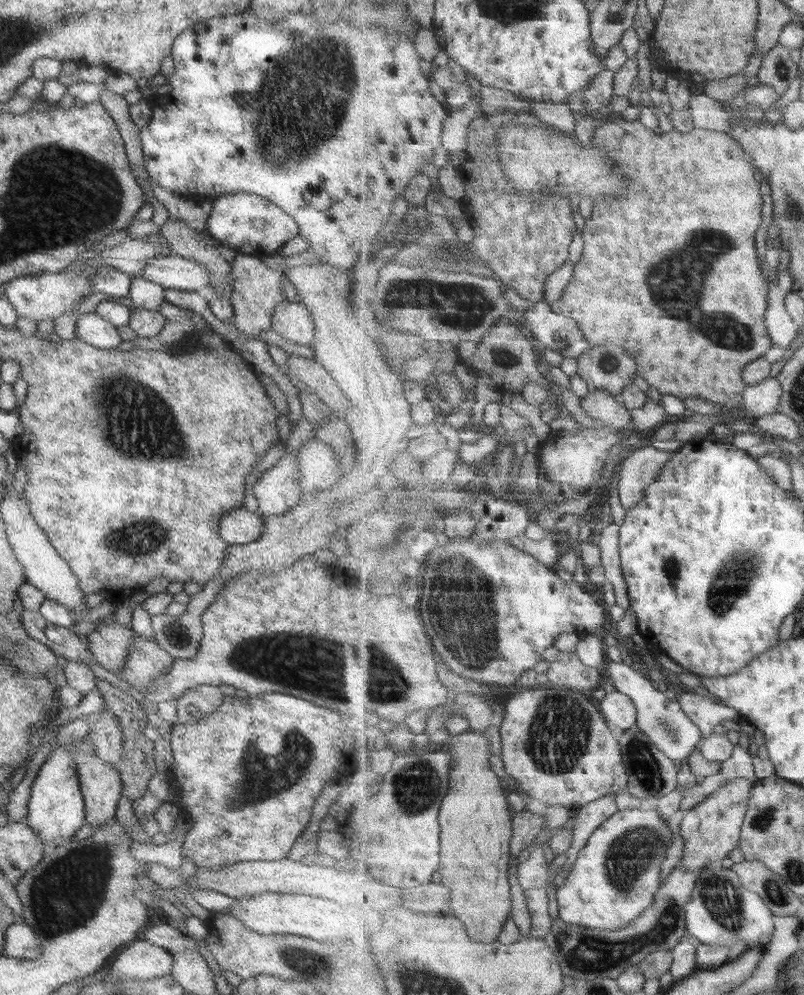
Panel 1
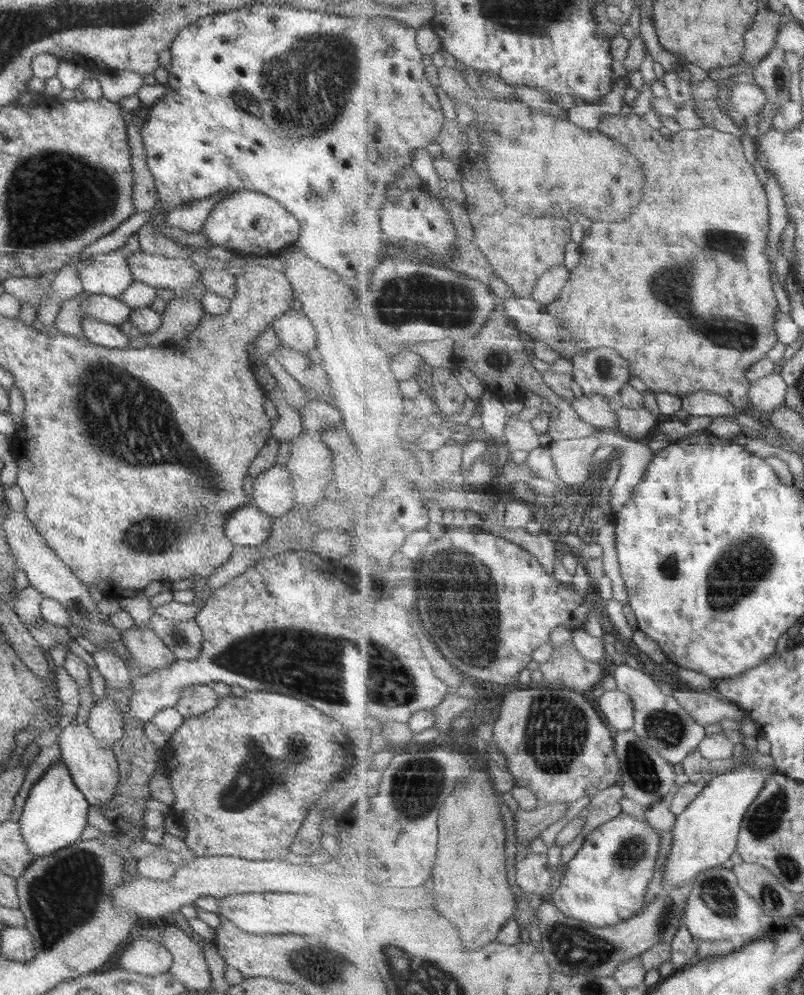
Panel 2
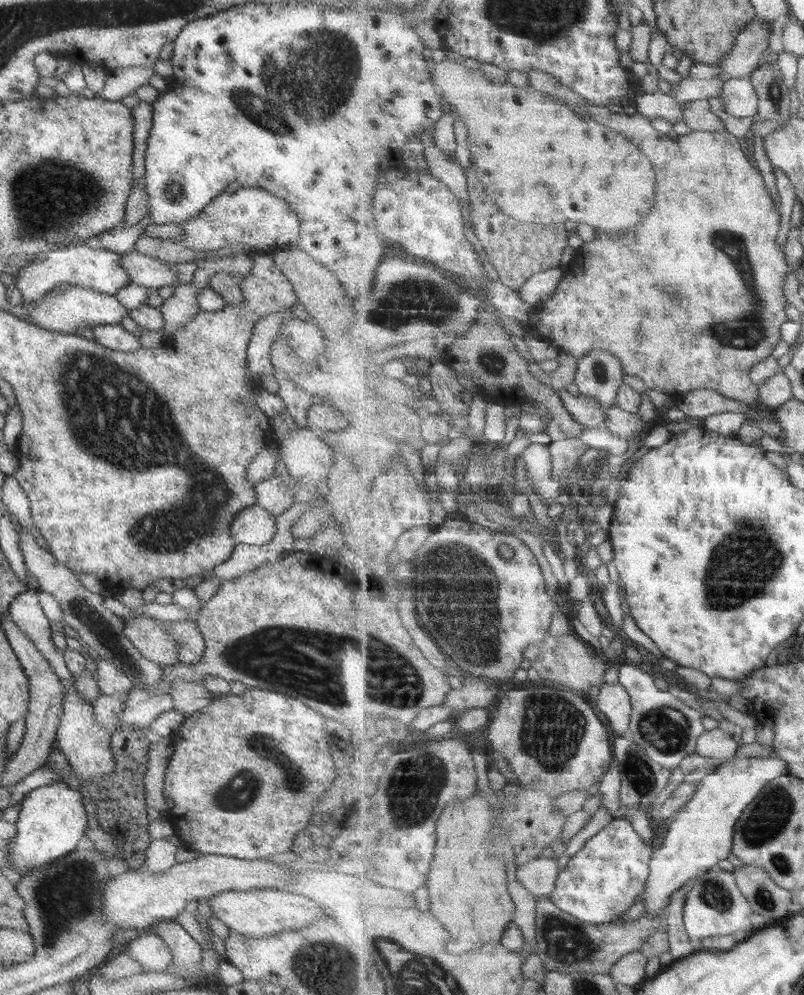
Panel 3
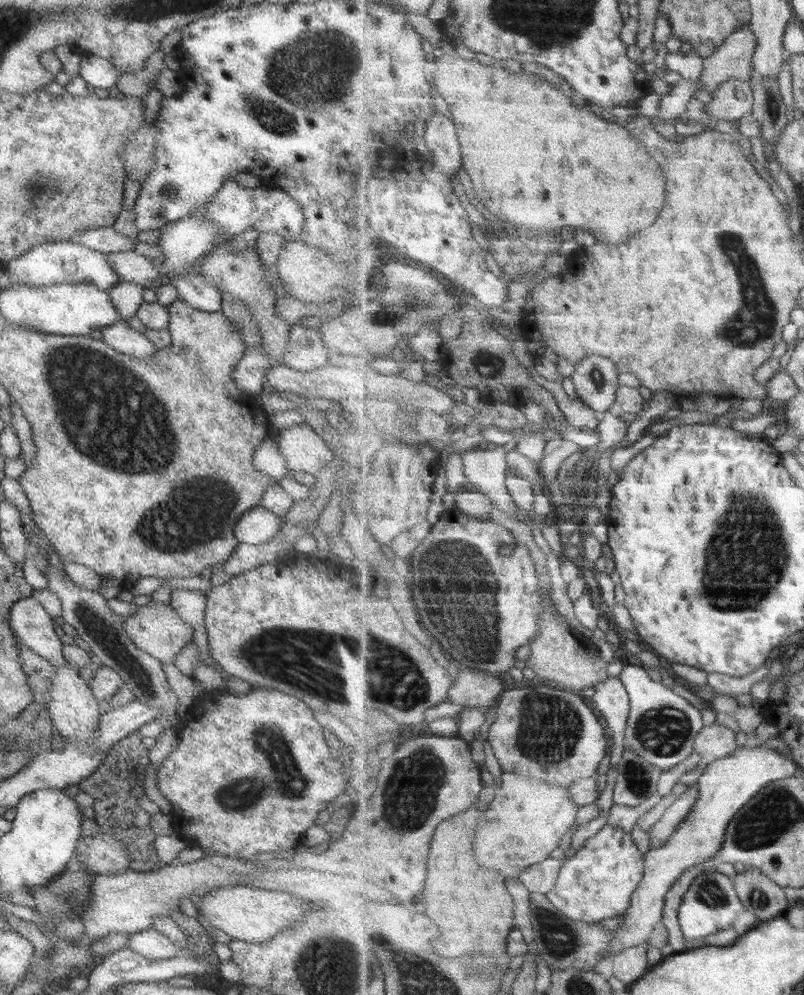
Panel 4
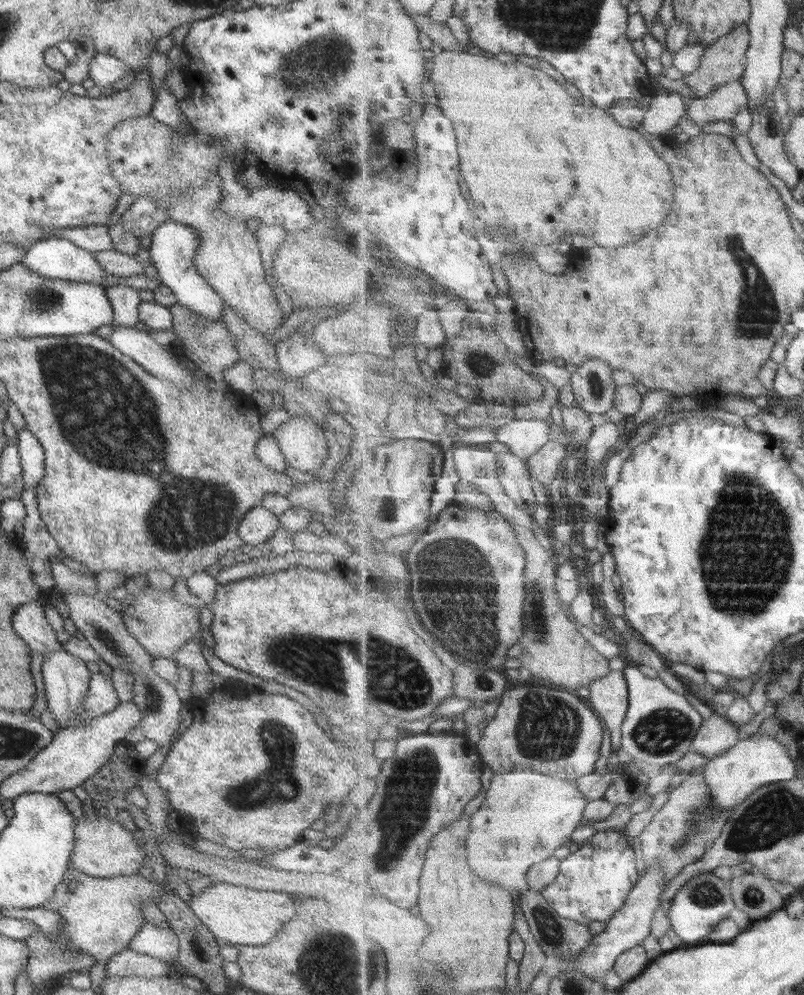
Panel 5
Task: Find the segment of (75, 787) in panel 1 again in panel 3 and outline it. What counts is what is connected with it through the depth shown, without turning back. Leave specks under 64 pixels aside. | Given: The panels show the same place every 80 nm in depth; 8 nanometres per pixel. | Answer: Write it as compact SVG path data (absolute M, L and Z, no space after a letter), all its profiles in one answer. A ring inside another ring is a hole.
M63 781L38 786L24 796L20 802L18 819L14 823L16 833L8 846L13 879L75 849L75 844L84 835L87 824L87 815L81 800L80 792L69 788Z

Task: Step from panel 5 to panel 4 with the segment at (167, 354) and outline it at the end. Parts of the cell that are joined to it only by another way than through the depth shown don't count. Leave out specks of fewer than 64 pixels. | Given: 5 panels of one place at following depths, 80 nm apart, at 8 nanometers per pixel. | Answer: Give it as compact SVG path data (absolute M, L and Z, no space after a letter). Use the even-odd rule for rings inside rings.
M125 320L100 328L101 342L115 352L123 353L141 360L157 360L157 349L143 336L133 331Z

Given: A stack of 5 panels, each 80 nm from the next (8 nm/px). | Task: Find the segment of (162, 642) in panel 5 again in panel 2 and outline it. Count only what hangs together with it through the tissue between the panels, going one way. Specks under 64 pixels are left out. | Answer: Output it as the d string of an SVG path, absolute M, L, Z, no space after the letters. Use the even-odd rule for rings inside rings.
M133 625L123 632L123 643L130 656L130 674L166 668L176 658L148 626Z

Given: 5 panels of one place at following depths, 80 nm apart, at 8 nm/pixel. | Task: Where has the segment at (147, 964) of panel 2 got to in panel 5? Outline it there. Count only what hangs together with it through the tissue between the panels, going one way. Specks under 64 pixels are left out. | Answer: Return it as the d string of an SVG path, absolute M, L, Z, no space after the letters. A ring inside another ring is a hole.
M145 924L137 931L128 949L168 962L175 959L178 951L177 940L168 926Z

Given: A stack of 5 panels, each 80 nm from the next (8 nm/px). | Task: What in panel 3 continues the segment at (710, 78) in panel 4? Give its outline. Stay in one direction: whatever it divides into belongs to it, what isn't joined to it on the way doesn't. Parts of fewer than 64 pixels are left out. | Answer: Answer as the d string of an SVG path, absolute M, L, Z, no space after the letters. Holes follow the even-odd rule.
M755 18L738 34L736 46L728 56L715 66L720 68L717 74L723 82L730 79L751 78L752 72L763 65L768 58L769 28L765 22Z

